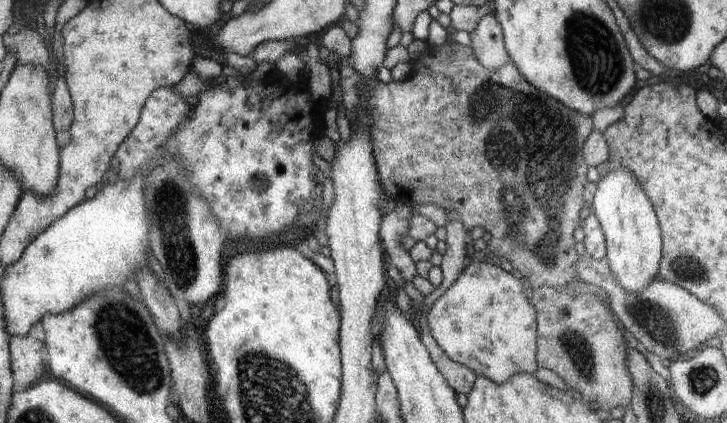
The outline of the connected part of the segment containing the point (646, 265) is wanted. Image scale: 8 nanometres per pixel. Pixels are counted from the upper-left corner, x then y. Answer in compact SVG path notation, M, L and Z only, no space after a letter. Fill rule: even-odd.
M616 168L597 182L597 193L591 206L604 232L606 260L611 276L618 280L624 292L642 292L652 280L658 278L662 260L662 229L650 198L632 172Z

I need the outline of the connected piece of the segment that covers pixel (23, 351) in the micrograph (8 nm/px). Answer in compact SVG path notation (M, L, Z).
M33 334L9 337L11 371L17 388L23 389L33 385L44 373L42 350L44 343Z

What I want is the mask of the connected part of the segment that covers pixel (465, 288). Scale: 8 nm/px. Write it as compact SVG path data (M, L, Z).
M469 262L458 280L446 289L428 312L427 321L432 337L448 358L498 386L508 382L514 374L534 374L539 367L536 360L537 318L536 308L529 301L529 293L526 282L517 273L509 273L490 262Z

